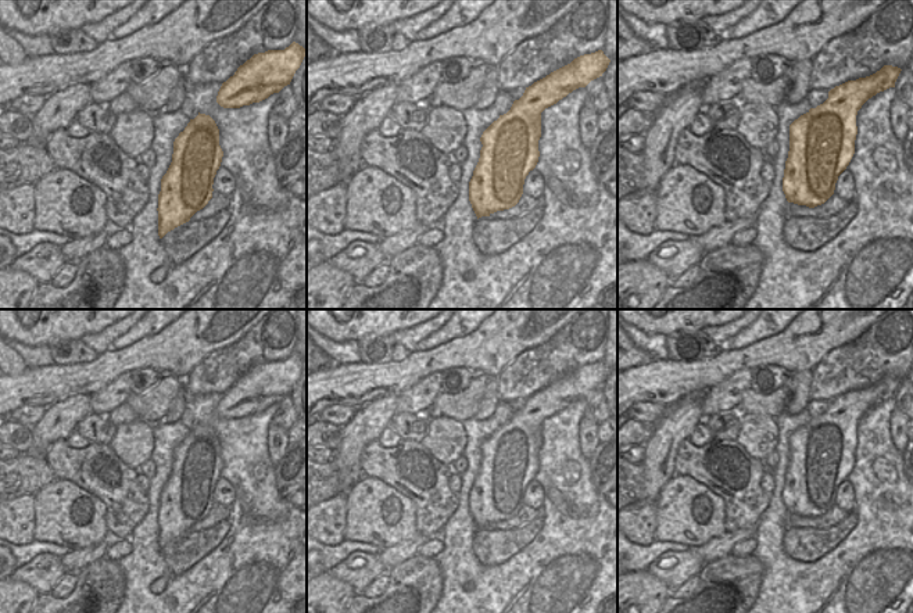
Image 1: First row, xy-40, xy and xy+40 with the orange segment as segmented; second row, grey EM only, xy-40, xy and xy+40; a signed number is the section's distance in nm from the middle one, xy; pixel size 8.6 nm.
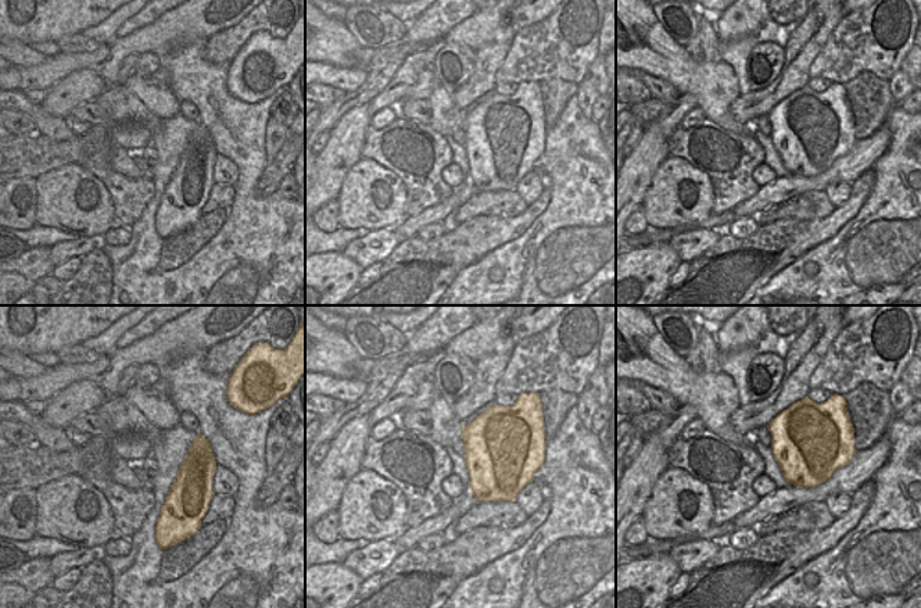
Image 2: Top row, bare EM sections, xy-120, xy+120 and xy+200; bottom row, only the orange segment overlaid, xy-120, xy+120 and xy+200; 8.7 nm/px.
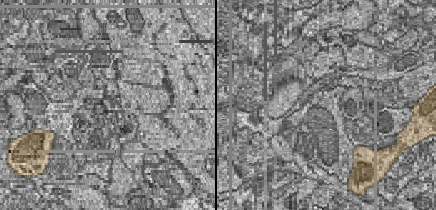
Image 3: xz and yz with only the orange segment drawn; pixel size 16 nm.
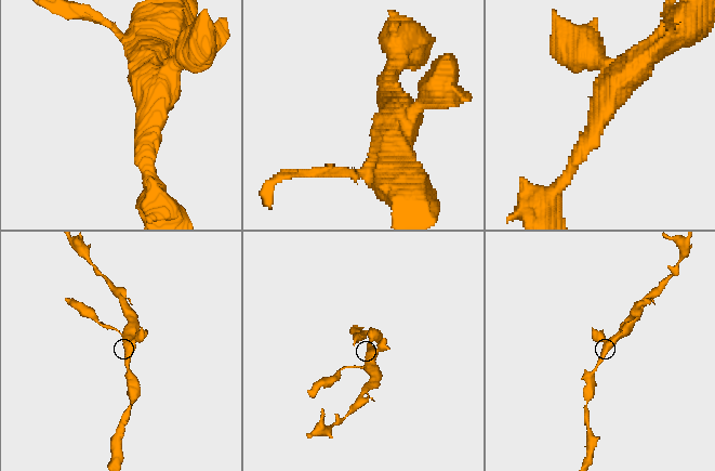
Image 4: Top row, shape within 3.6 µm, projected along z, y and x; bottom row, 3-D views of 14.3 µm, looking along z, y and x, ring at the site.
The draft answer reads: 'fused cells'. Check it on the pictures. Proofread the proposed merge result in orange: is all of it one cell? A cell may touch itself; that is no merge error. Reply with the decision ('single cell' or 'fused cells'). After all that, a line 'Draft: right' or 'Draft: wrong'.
single cell
Draft: wrong

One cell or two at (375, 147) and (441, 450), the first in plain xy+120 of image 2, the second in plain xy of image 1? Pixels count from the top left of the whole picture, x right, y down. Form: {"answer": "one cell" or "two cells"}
{"answer": "two cells"}

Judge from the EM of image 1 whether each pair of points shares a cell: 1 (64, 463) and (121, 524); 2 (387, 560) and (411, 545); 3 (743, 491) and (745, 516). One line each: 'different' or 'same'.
1: same
2: same
3: same

